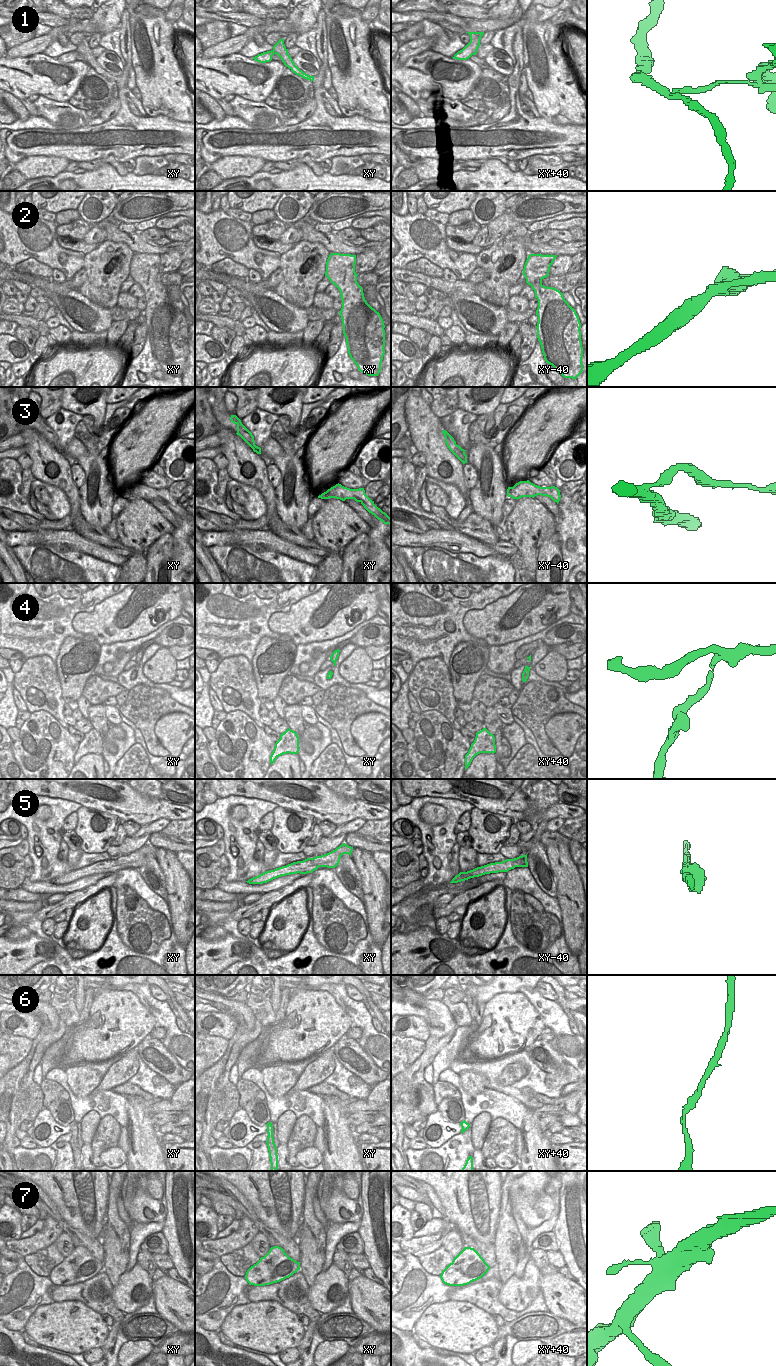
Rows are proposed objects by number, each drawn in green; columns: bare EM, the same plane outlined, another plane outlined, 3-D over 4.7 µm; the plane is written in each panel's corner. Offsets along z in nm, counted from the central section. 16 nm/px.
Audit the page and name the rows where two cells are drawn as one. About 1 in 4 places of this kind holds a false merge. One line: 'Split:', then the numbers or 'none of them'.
Split: 1, 3, 5

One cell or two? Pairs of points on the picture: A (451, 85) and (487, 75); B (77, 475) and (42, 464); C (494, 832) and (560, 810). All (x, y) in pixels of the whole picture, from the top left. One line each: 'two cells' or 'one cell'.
A: two cells
B: two cells
C: two cells

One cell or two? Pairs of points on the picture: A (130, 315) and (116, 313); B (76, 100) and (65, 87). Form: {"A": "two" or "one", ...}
{"A": "one", "B": "two"}

